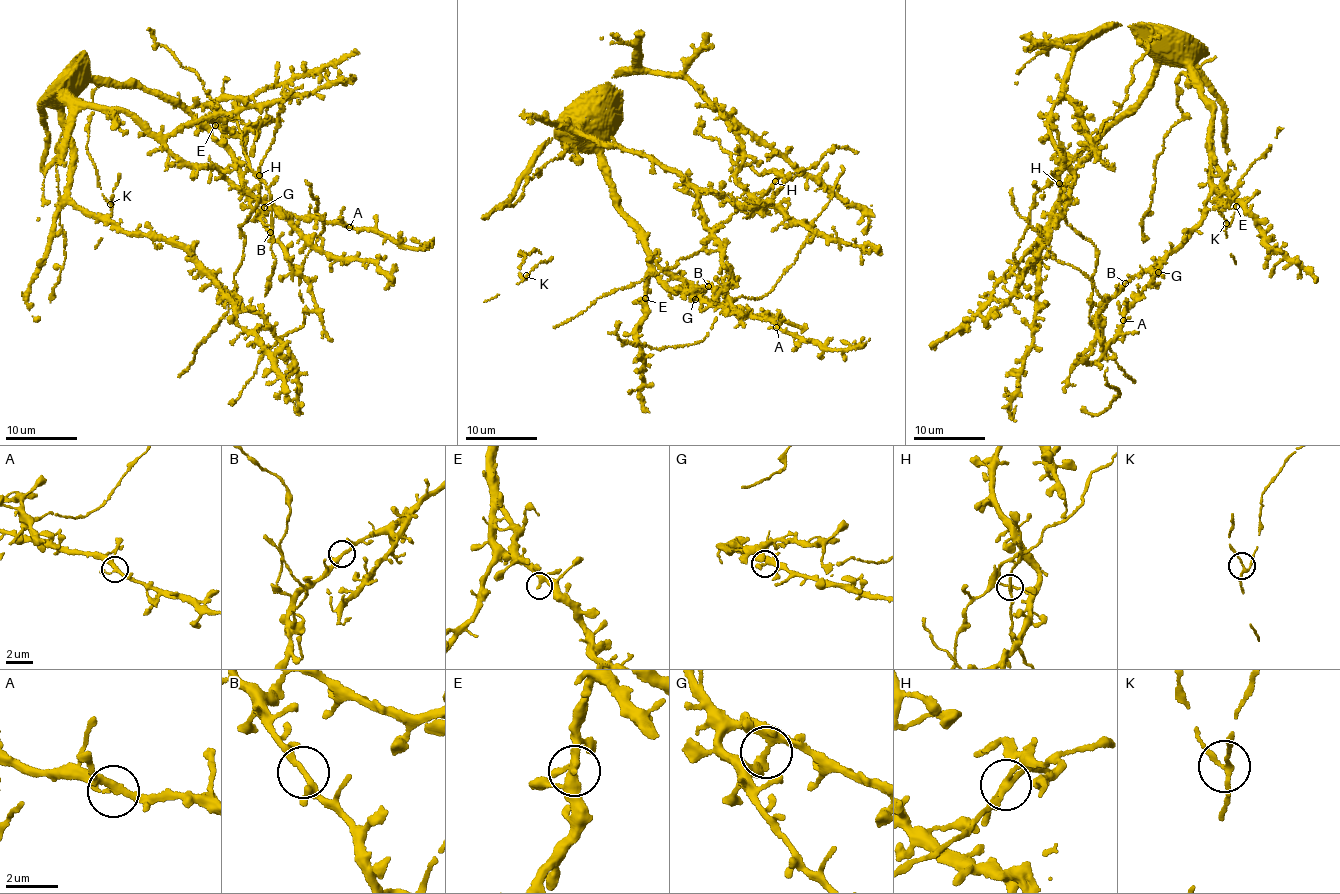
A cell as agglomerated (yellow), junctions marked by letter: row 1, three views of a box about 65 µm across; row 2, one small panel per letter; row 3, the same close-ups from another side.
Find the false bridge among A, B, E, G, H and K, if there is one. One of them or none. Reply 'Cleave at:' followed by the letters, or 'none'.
Cleave at: H

